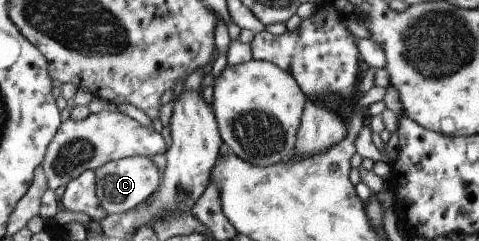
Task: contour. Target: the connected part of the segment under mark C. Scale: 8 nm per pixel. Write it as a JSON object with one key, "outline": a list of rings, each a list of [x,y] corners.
{"outline":[[[131,156],[112,161],[95,171],[98,181],[97,193],[108,215],[122,214],[135,209],[147,202],[162,184],[161,171],[149,156]]]}

